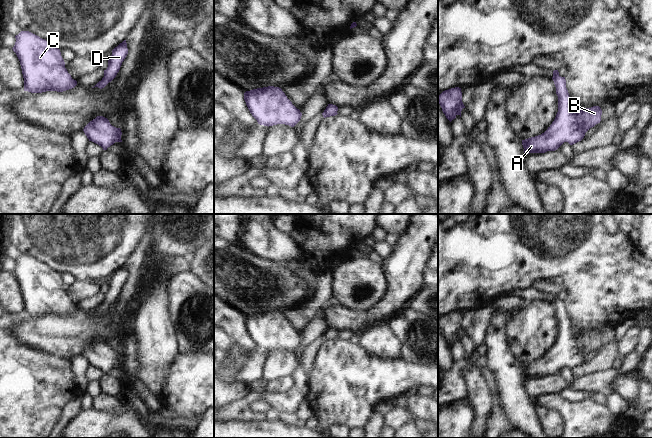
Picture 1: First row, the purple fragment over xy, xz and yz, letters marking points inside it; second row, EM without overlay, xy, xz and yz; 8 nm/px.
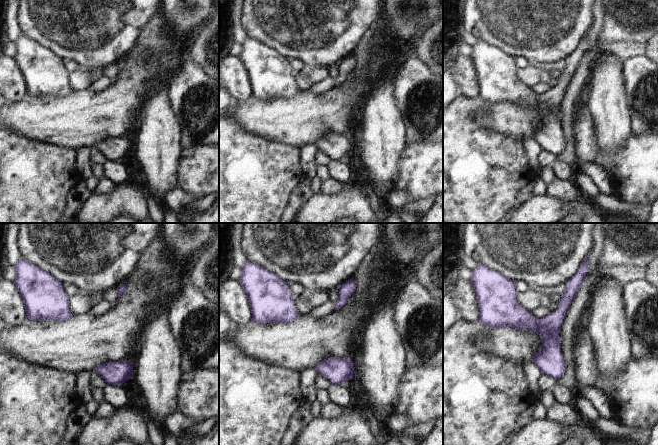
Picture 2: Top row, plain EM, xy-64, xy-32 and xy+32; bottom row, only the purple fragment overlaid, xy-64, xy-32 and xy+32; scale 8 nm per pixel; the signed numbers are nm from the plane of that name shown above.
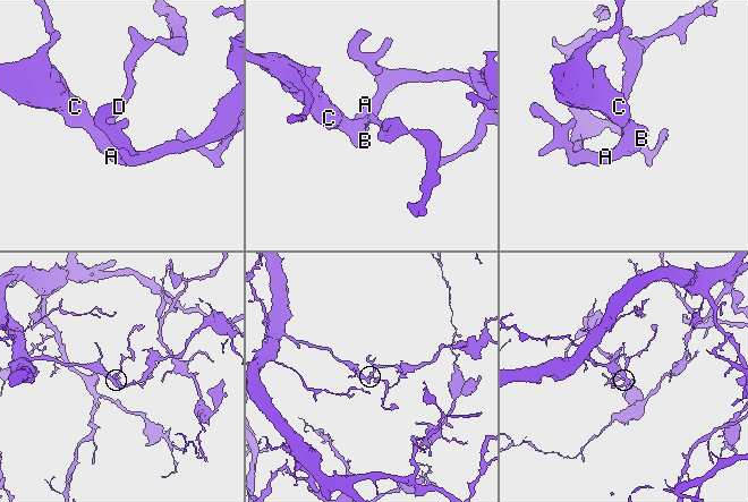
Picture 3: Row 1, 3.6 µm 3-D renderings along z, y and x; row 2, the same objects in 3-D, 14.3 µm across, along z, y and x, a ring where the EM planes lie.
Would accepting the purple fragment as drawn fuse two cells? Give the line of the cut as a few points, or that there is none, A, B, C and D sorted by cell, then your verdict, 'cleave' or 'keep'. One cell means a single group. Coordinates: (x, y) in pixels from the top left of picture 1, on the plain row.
cut none; groups A B C D; keep

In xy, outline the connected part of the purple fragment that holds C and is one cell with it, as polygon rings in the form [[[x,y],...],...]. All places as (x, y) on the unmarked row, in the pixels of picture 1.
[[[21,255],[15,262],[12,273],[20,285],[24,315],[63,316],[77,309],[65,292],[60,273],[29,255]]]

